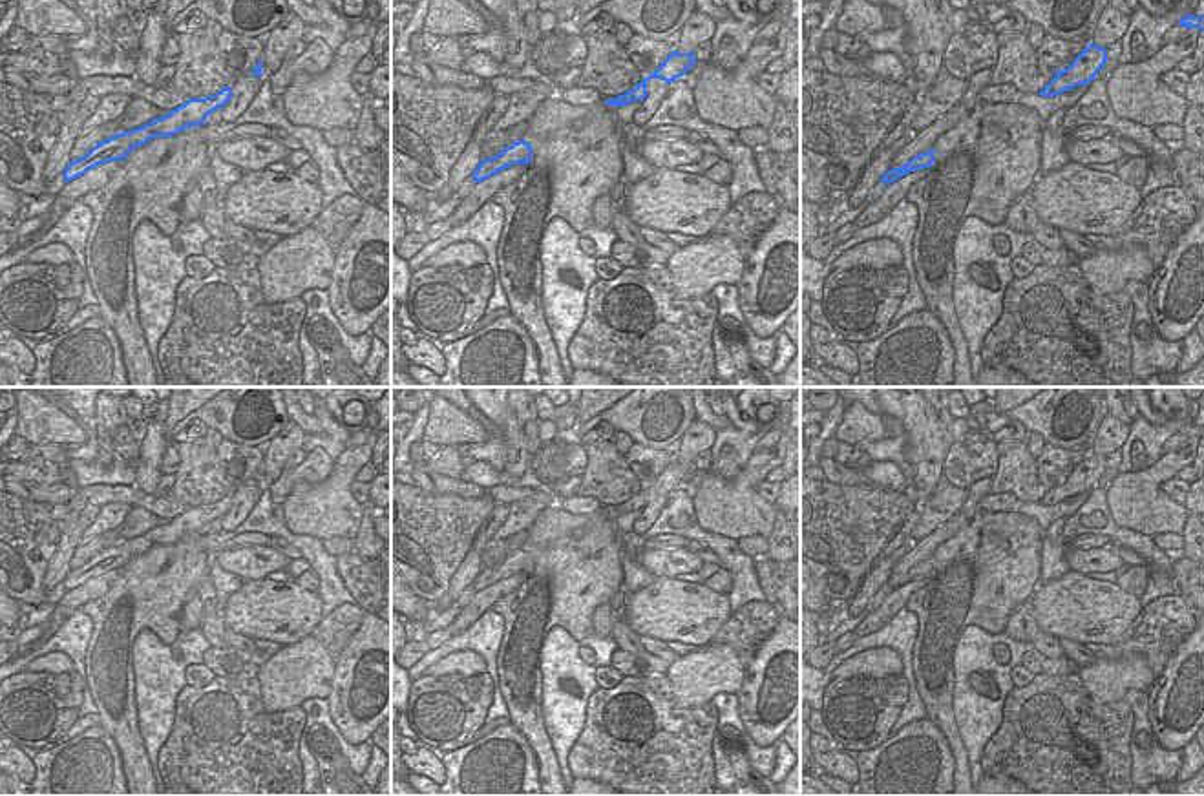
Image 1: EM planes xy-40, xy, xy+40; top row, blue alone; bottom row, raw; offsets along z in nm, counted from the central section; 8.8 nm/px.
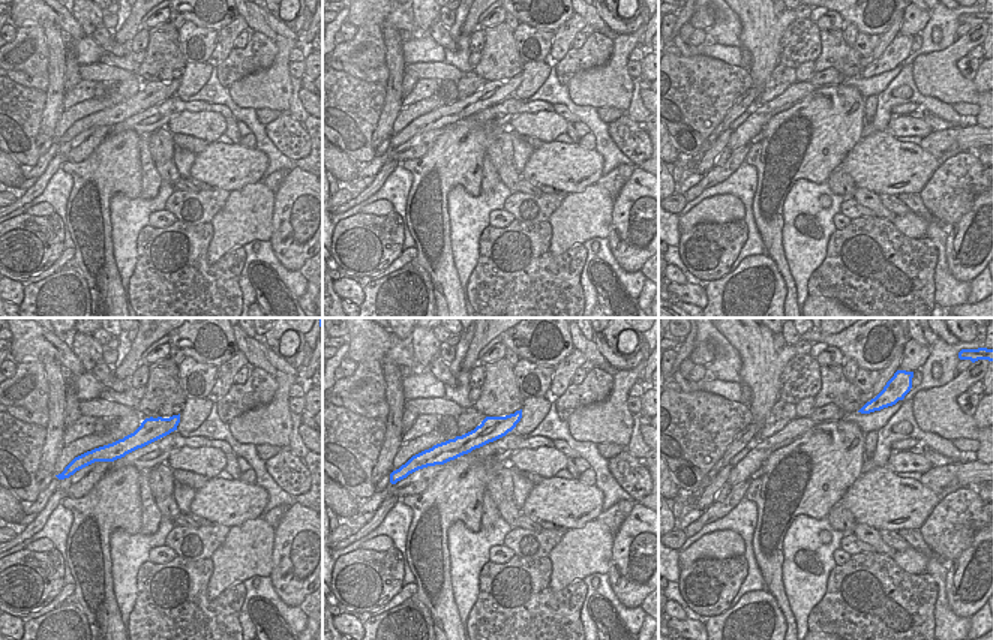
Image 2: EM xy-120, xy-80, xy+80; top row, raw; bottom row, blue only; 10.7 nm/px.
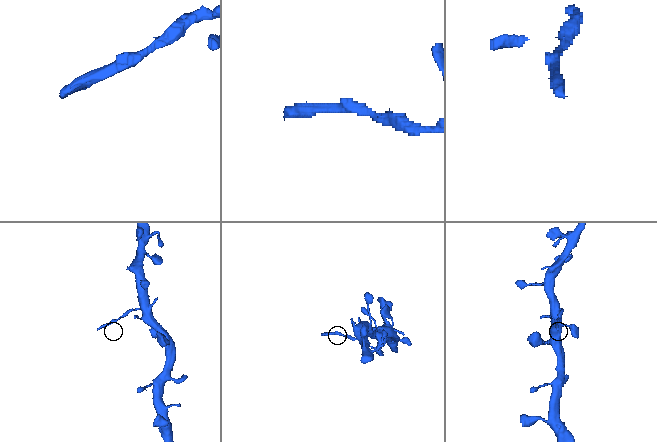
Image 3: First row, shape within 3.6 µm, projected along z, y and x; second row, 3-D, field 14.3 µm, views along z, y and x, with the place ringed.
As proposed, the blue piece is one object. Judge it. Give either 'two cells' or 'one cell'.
two cells

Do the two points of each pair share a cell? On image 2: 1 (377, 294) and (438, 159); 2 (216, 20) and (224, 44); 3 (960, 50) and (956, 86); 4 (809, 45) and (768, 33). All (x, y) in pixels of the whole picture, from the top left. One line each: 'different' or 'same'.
1: different
2: different
3: same
4: different

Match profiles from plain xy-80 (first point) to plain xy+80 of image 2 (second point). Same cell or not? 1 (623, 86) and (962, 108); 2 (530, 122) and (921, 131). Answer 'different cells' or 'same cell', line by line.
1: different cells
2: same cell

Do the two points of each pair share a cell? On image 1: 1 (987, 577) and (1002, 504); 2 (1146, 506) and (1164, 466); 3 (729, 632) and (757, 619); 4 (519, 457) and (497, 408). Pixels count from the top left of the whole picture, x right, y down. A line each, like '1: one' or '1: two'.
1: two
2: one
3: one
4: one

